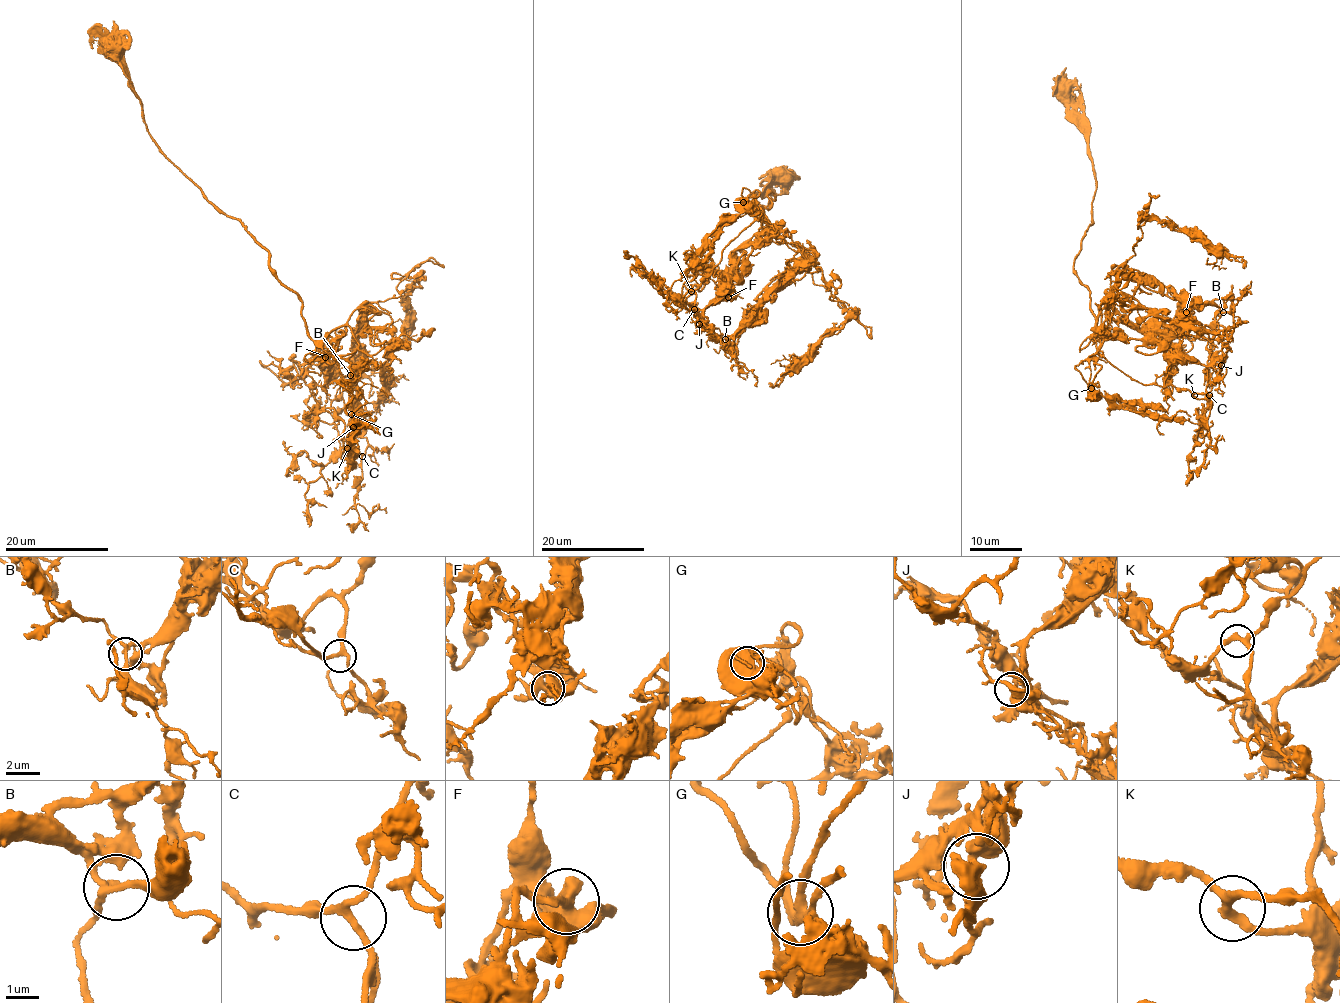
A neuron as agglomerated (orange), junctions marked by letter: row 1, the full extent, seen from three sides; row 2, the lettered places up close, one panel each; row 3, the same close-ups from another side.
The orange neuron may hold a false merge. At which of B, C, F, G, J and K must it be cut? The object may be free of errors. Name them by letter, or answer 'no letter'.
F

